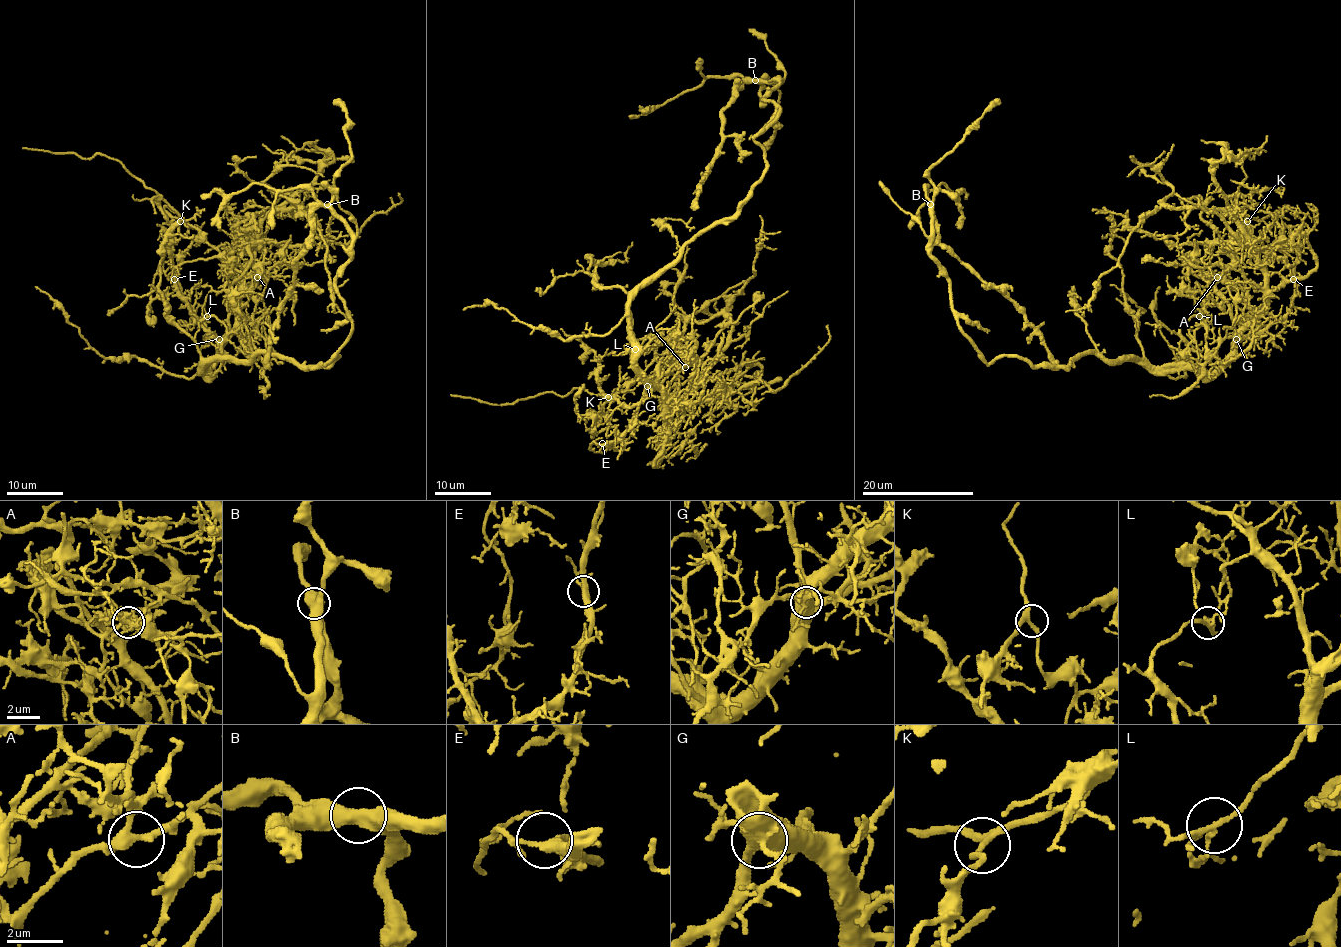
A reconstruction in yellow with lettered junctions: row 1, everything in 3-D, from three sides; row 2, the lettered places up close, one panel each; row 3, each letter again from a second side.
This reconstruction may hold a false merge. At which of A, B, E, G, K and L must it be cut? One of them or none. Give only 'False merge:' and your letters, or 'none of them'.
False merge: L

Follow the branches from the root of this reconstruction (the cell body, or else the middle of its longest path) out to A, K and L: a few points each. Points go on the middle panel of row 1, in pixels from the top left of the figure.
A: (685, 245), (682, 253), (653, 274), (629, 304), (633, 364), (654, 385), (679, 358), (683, 358), (685, 367)
K: (685, 245), (629, 304), (633, 364), (654, 385), (679, 358), (683, 362), (660, 382), (635, 381), (608, 397)
L: (685, 245), (682, 253), (653, 274), (629, 304), (630, 339), (642, 350), (650, 343), (654, 330), (635, 348)

